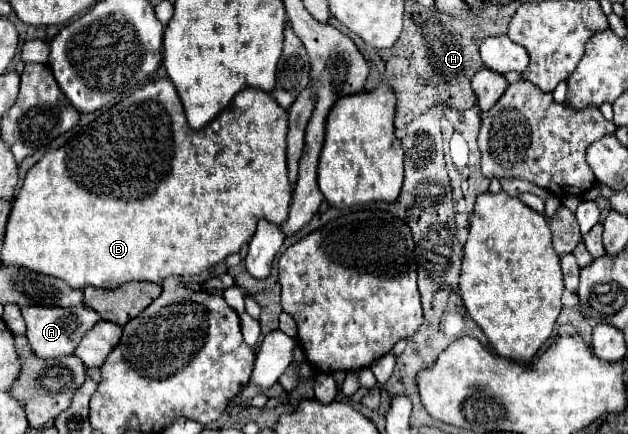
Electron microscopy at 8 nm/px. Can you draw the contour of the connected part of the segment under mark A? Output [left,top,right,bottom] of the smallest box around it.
[21,305,99,359]

